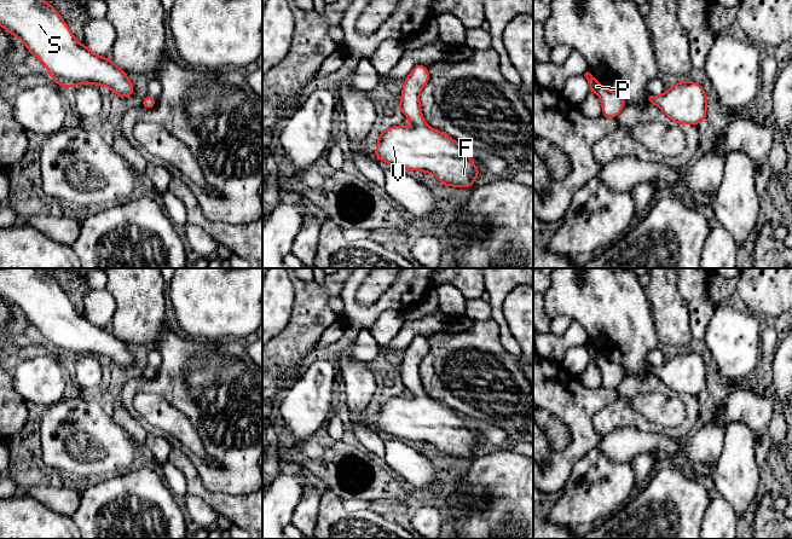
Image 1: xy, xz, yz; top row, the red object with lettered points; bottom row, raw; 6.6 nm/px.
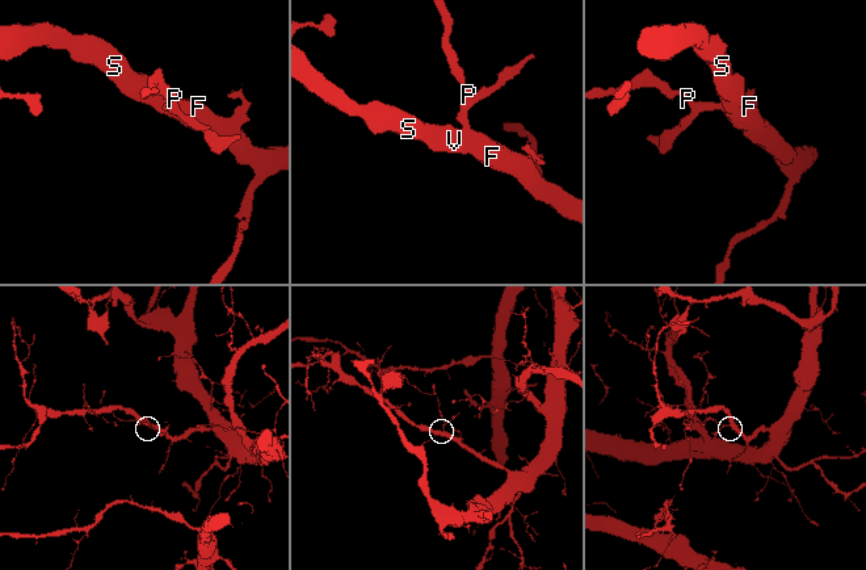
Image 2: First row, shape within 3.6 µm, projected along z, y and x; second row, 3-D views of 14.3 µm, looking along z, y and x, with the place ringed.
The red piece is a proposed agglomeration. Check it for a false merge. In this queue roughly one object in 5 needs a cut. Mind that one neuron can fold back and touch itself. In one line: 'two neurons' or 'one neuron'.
one neuron

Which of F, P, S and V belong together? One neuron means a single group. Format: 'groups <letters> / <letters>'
groups F P S V

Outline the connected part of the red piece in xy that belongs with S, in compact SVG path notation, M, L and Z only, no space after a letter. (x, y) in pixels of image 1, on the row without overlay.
M0 268L0 297L11 307L19 308L28 321L47 338L52 352L62 358L93 354L98 358L108 357L122 369L133 366L134 359L126 342L116 337L111 329L100 328L77 313L57 280L41 268Z

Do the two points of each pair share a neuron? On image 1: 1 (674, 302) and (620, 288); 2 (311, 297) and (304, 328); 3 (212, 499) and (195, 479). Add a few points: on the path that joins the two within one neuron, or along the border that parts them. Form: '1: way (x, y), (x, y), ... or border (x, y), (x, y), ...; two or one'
1: border (643, 288), (653, 323); two
2: way (311, 305), (311, 317), (308, 320); one
3: way (206, 496), (195, 485); one

